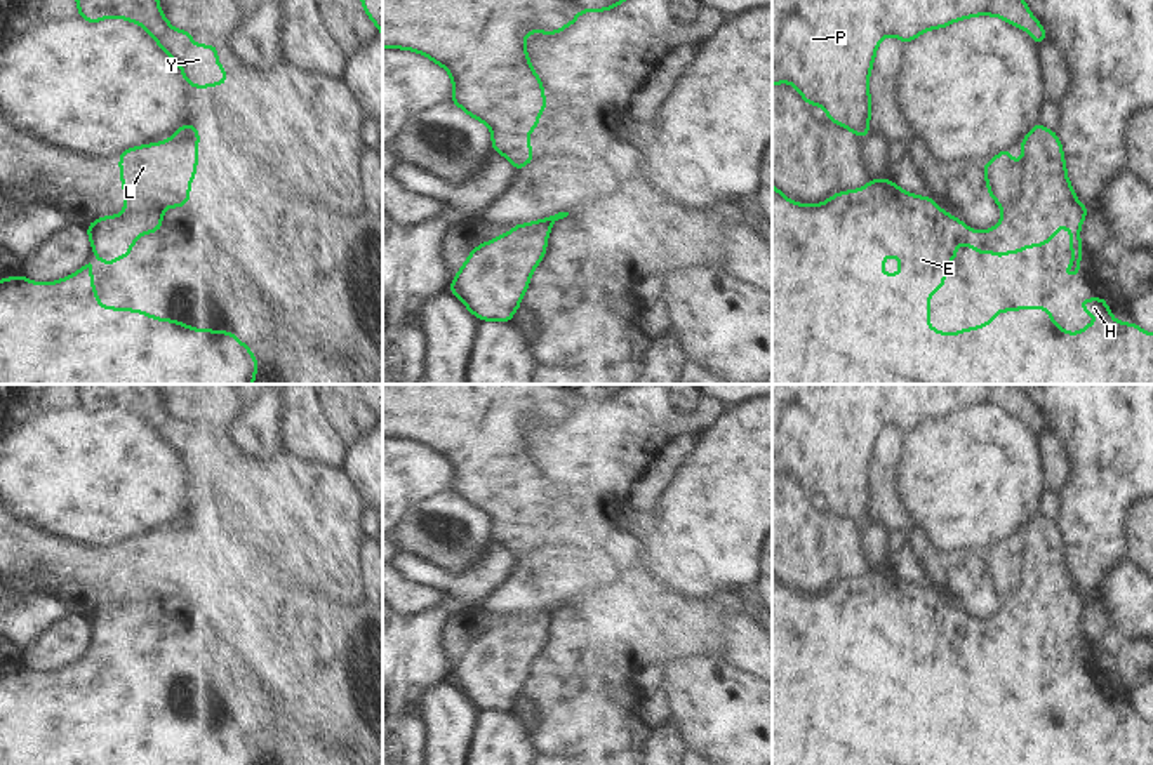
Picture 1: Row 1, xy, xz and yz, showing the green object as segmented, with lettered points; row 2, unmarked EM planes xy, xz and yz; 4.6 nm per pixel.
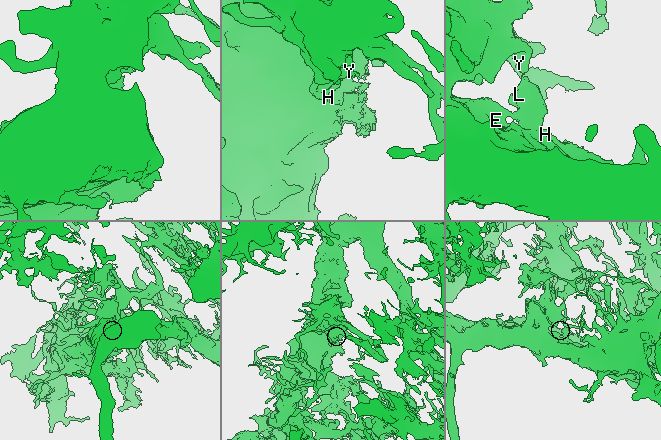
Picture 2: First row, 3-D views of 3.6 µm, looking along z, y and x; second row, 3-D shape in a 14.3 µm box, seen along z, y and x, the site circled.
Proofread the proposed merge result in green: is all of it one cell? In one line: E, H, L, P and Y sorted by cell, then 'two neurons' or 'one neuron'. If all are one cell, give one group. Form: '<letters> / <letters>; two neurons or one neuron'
E H P Y / L; two neurons

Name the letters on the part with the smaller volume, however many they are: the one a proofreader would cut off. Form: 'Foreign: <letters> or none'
Foreign: L.

